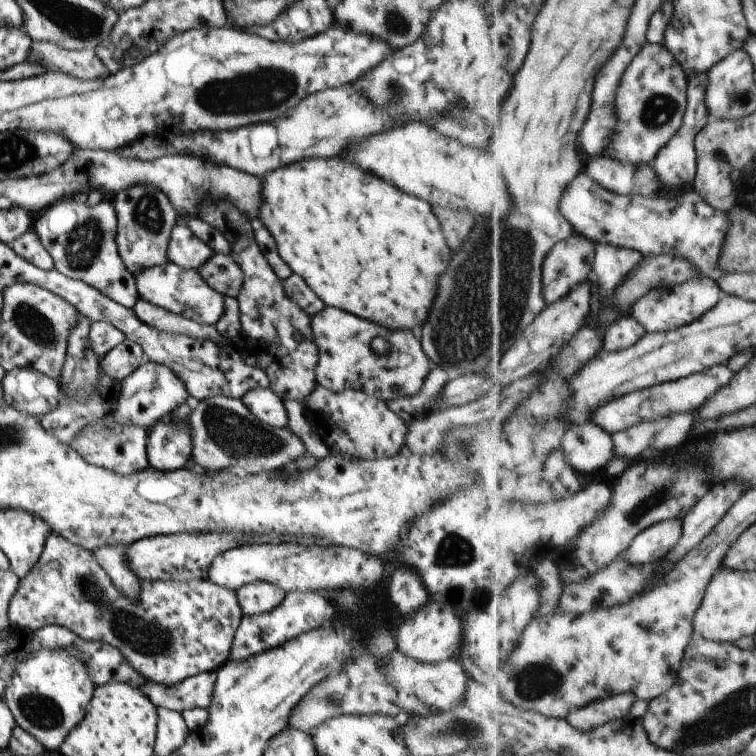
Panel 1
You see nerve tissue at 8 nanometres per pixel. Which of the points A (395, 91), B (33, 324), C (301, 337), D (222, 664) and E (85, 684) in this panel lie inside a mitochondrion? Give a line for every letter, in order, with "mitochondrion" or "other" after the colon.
A: mitochondrion
B: mitochondrion
C: other
D: other
E: other

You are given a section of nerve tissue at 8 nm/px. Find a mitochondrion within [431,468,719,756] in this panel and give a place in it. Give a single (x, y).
(534, 682)

